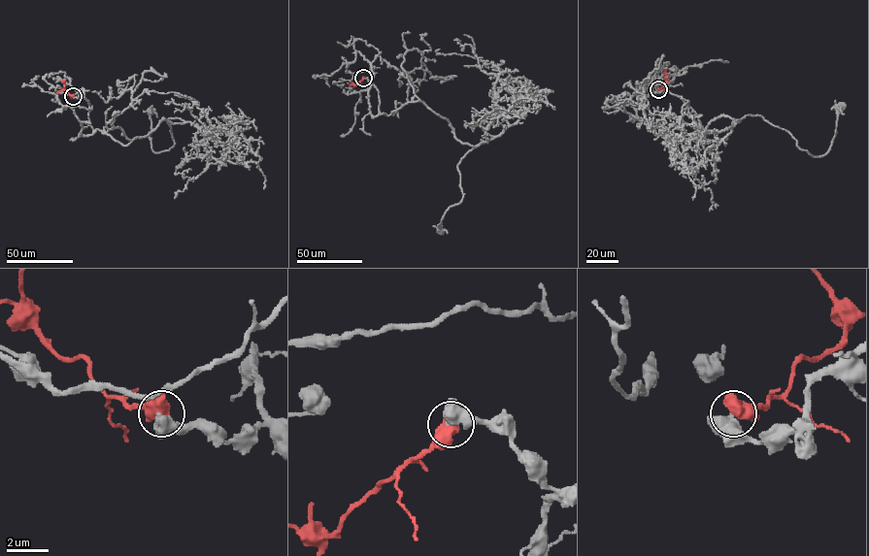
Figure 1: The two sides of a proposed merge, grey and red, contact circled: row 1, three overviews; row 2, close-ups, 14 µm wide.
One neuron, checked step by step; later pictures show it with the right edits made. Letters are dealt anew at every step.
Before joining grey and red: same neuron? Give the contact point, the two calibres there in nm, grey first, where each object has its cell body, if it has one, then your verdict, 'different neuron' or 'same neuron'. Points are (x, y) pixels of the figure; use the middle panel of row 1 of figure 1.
(363, 78) | 550/750 nm | grey (441, 231) | red none | same neuron

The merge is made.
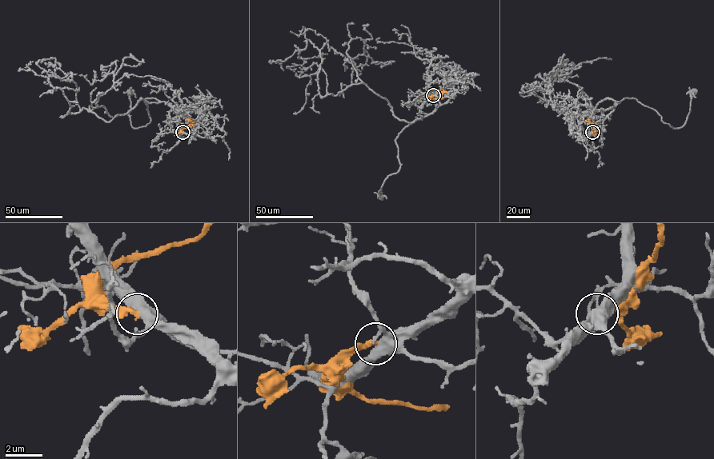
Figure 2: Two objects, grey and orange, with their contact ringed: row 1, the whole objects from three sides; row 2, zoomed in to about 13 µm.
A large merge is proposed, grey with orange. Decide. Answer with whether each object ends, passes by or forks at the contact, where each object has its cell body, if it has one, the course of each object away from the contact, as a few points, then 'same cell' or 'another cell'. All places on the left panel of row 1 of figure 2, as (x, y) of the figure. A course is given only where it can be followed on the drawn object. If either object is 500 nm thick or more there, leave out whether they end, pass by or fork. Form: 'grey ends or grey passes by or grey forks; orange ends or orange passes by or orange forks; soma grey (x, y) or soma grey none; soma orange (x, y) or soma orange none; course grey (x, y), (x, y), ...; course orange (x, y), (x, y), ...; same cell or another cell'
soma grey (130, 91); soma orange none; course grey (183, 132), (170, 119), (171, 107), (151, 97), (145, 100), (150, 122), (134, 128), (129, 116), (131, 92); course orange (182, 132), (182, 129), (190, 125), (191, 121), (185, 118); another cell

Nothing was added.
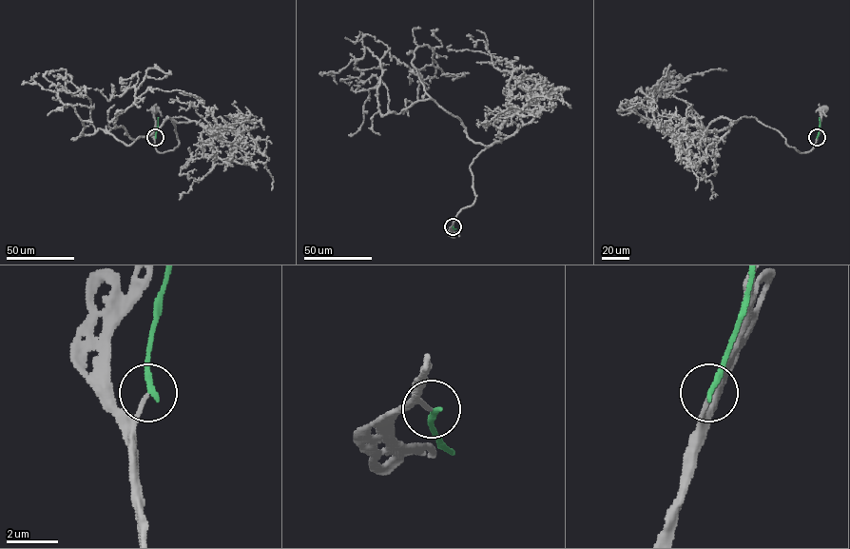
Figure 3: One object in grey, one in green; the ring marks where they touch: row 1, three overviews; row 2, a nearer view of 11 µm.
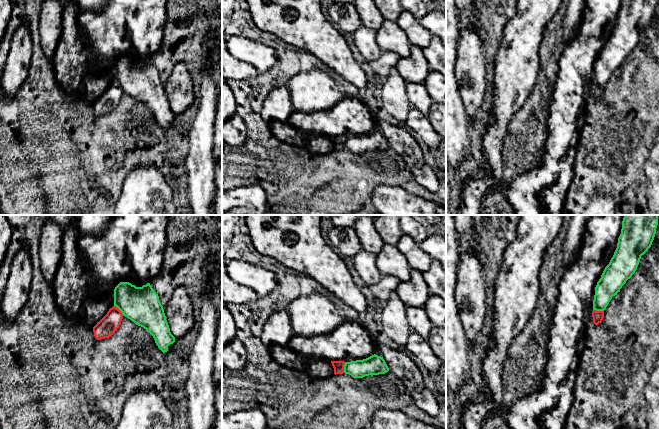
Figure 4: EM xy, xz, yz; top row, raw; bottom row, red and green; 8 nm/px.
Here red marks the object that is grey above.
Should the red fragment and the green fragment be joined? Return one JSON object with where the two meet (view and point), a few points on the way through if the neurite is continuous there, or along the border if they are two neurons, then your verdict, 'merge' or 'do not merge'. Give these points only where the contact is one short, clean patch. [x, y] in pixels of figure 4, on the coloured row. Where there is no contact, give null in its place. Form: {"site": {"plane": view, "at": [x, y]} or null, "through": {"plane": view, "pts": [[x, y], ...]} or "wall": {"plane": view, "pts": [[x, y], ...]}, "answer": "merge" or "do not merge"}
{"site": {"plane": "xy", "at": [119, 310]}, "wall": {"plane": "xy", "pts": [[114, 305], [123, 315]]}, "answer": "do not merge"}

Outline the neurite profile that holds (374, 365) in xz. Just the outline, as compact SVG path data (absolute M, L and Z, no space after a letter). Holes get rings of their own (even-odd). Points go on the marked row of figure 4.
M376 354L363 360L345 362L344 365L344 373L351 375L353 378L385 374L388 371L389 368L383 357Z

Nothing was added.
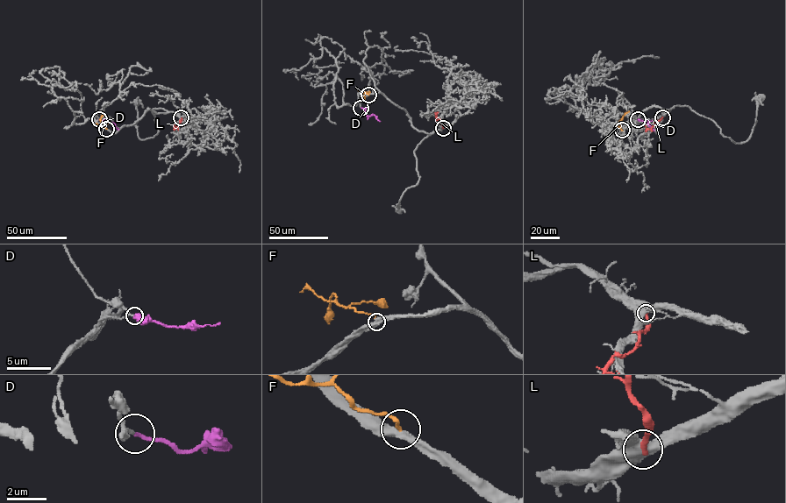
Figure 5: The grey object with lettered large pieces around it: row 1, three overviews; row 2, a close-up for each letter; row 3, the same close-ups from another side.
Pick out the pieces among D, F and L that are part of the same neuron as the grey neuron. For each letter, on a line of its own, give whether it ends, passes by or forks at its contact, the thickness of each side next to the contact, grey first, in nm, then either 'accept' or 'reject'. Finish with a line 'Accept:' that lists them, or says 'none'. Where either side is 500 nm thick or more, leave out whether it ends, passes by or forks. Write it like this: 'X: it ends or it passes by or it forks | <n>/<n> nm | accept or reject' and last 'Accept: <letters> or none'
D: it ends | 110/170 nm | accept
F: it ends | 400/140 nm | reject
L: 650/240 nm | reject
Accept: D

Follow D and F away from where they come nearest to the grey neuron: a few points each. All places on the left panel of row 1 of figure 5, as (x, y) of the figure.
D: (99, 119), (112, 122), (117, 129)
F: (106, 129), (101, 124), (103, 112)

